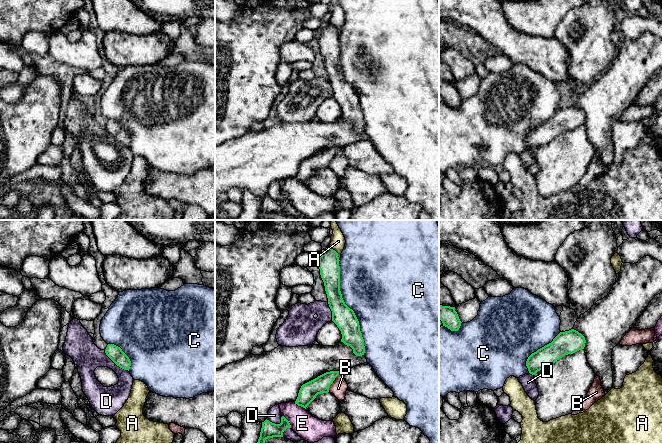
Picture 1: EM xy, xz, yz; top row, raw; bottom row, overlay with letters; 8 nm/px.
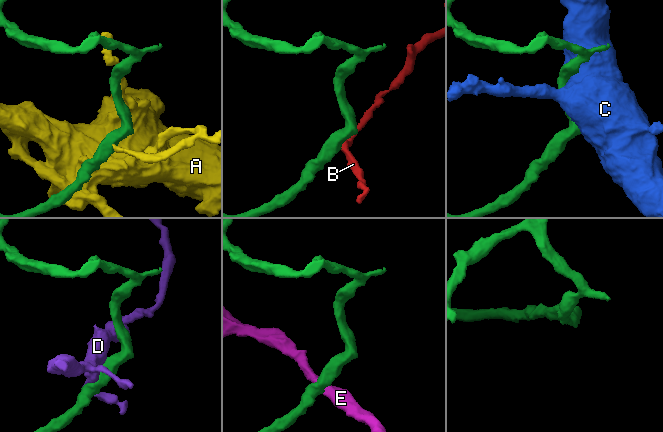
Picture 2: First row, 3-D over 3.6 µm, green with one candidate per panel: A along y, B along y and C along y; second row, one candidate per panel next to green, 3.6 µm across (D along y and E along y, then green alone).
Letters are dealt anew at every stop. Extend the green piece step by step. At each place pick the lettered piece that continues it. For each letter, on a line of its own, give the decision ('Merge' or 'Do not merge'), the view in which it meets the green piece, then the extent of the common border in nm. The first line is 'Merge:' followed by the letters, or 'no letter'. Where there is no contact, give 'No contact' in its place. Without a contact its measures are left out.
Merge: C
A: Do not merge. Touches green in xz. Shared border 150 nm
B: Do not merge. Touches green in xz. Shared border 190 nm
C: Merge. Touches green in xz. Shared border 800 nm
D: Do not merge. Touches green in xy. Shared border 260 nm
E: Do not merge. Touches green in xz. Shared border 130 nm

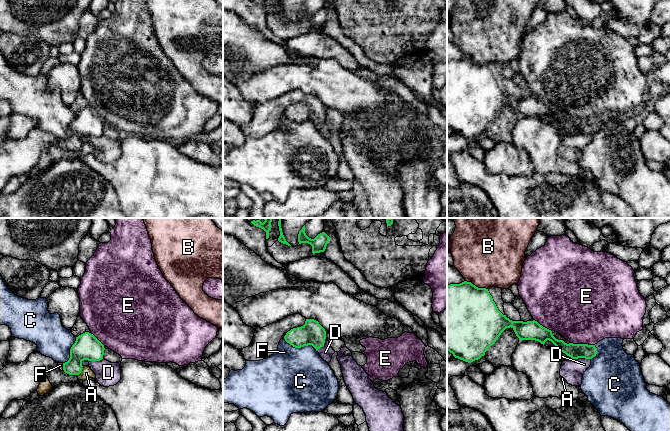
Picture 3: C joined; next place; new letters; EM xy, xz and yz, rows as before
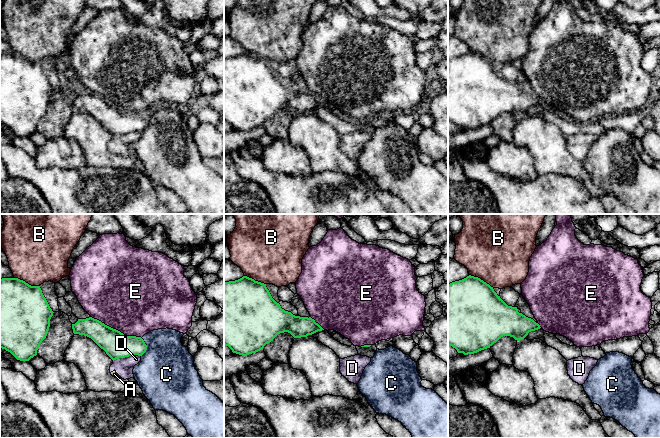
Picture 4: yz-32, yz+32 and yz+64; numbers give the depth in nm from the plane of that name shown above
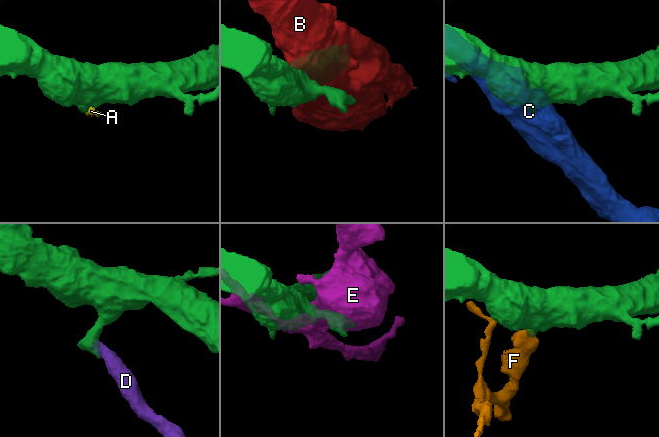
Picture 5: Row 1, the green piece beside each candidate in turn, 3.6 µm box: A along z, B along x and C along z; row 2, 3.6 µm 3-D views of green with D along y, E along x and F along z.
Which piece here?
Merge: F
A: Do not merge. Touches green in xy. Shared border 90 nm
B: Do not merge. Touches green in yz. Shared border 200 nm
C: Do not merge. Touches green in xz. Shared border 300 nm
D: Do not merge. Touches green in yz. Shared border 150 nm
E: Do not merge. Touches green in yz. Shared border 190 nm
F: Merge. Touches green in xy. Shared border 70 nm

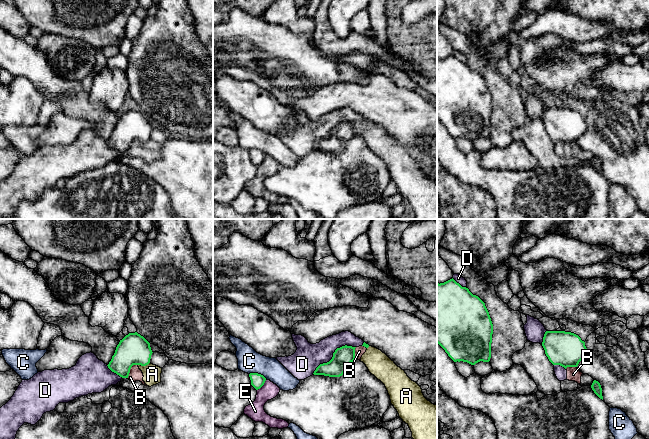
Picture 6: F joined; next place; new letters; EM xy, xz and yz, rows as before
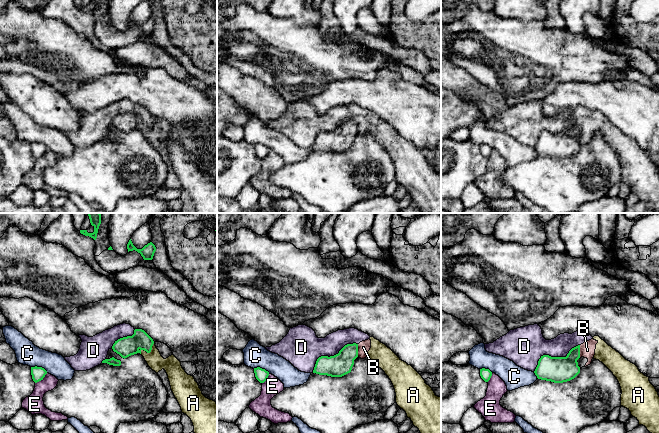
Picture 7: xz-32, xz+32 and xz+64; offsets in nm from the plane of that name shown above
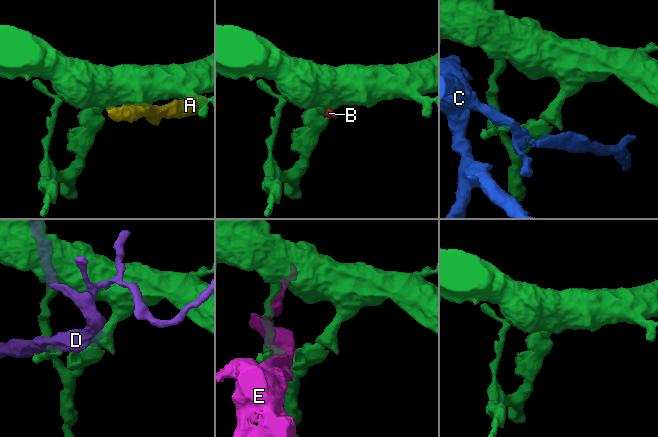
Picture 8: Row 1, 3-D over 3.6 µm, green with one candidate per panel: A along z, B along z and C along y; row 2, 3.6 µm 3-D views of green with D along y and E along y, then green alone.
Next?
Merge: no letter
A: Do not merge. Touches green in xy. Shared border 100 nm
B: Do not merge. Touches green in xy. Shared border 150 nm
C: Do not merge. Touches green in xz. Shared border 150 nm
D: Do not merge. Touches green in xz. Shared border 420 nm
E: Do not merge. Touches green in xz. Shared border 120 nm

